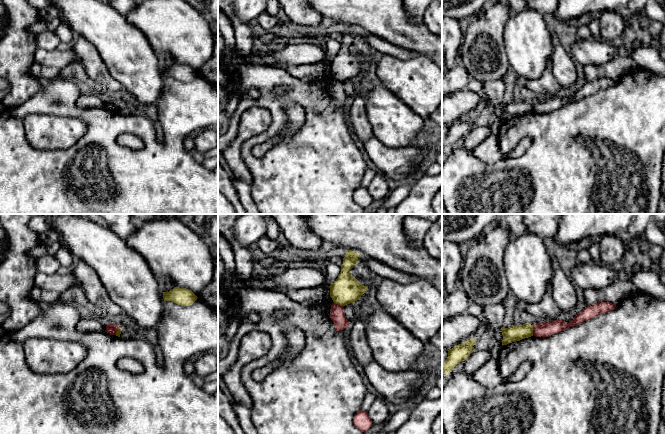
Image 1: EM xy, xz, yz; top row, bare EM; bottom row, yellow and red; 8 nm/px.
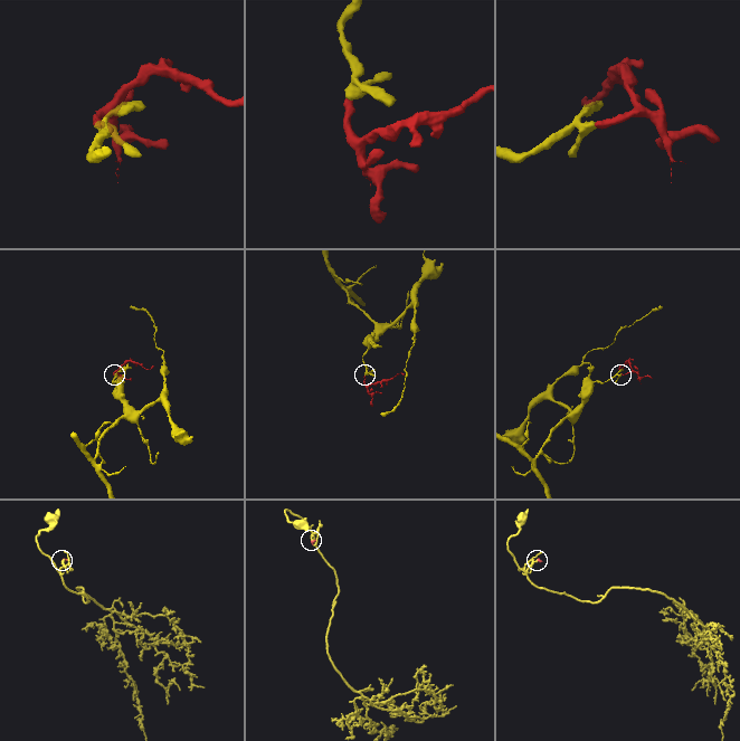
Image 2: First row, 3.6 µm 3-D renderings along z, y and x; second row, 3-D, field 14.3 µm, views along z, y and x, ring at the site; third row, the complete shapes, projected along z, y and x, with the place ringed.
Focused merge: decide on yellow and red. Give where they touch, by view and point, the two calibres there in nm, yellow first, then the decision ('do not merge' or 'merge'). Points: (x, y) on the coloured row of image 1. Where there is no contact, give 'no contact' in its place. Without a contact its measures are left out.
xz (339, 304) | 220/120 nm | do not merge

